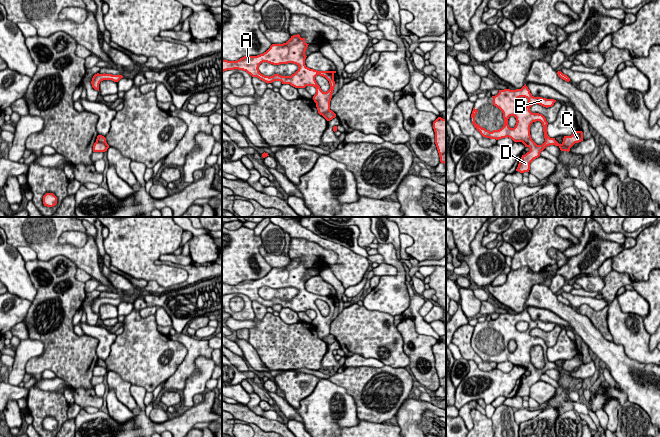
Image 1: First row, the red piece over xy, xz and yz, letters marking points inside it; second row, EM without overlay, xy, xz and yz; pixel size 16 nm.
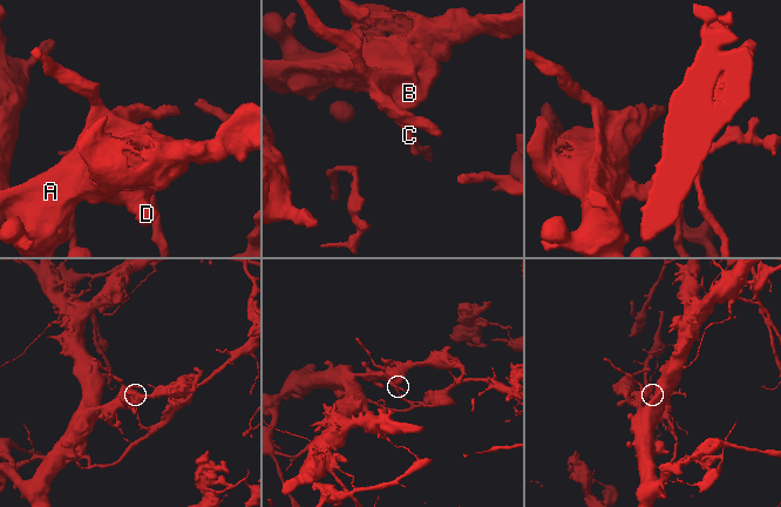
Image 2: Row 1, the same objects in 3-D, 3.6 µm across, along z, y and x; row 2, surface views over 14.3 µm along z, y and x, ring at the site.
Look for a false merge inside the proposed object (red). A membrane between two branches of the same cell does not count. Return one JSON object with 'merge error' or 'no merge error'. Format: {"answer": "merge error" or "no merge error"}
{"answer": "merge error"}

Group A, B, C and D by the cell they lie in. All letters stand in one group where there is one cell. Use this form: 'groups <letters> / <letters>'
groups A B D / C

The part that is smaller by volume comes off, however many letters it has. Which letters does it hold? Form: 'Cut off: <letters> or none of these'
Cut off: C

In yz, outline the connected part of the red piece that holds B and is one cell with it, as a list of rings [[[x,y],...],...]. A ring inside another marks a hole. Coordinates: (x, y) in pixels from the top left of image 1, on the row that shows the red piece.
[[[526,84],[521,89],[510,90],[504,89],[499,90],[499,93],[493,97],[493,105],[499,108],[503,113],[504,125],[499,130],[493,130],[490,132],[485,128],[482,128],[479,124],[475,123],[475,115],[478,110],[473,108],[471,118],[473,119],[472,124],[480,132],[483,137],[490,139],[502,139],[509,137],[514,142],[522,142],[525,147],[530,150],[522,155],[521,160],[518,164],[516,171],[520,173],[529,172],[530,163],[540,156],[540,153],[550,145],[555,145],[560,148],[561,151],[570,151],[570,148],[565,147],[563,144],[559,144],[555,138],[550,138],[547,134],[548,122],[546,118],[539,113],[532,113],[530,107],[534,104],[539,104],[543,107],[552,107],[556,100],[546,99],[542,97],[534,97]],[[520,97],[528,99],[528,105],[526,107],[518,107],[516,100]],[[510,116],[516,118],[516,125],[514,128],[510,128],[508,125],[508,119]],[[540,121],[543,126],[545,142],[542,145],[537,145],[531,138],[530,126],[533,122]]]

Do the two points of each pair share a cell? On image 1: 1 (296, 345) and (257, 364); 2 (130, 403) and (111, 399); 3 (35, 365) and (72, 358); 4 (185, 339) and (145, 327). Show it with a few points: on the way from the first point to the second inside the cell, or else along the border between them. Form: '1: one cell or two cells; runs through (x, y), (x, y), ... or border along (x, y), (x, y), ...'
1: two cells; border along (249, 342), (266, 368)
2: two cells; border along (109, 389), (112, 389), (115, 396), (131, 411)
3: one cell; runs through (44, 362), (52, 358), (63, 358)
4: two cells; border along (167, 336), (179, 341), (186, 350)

